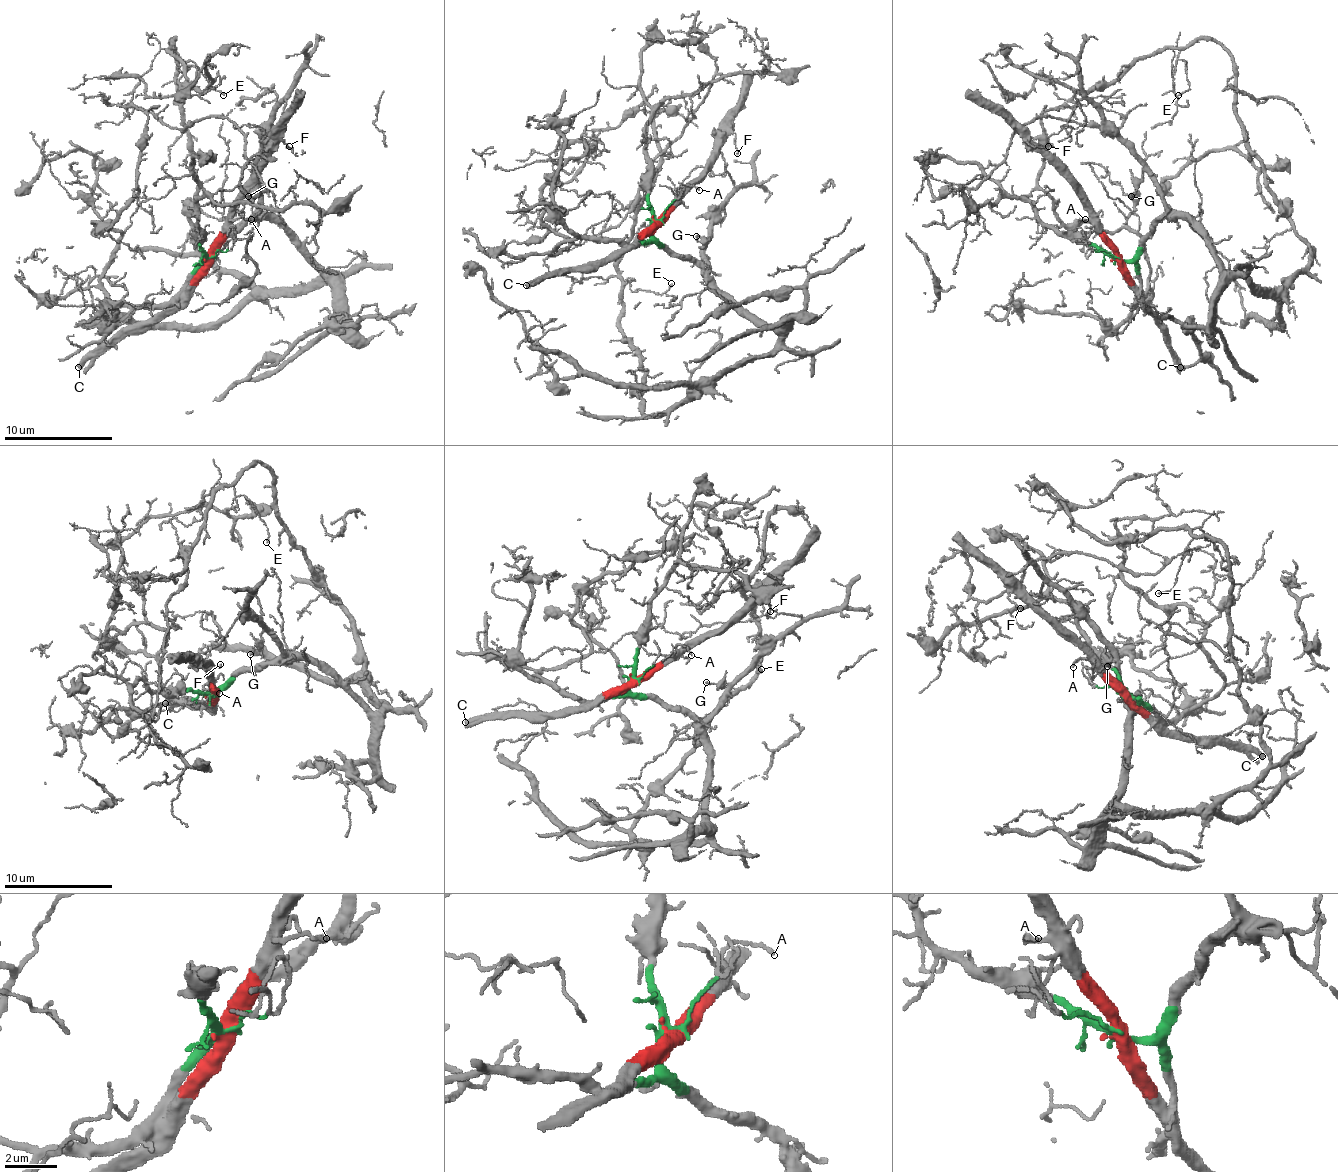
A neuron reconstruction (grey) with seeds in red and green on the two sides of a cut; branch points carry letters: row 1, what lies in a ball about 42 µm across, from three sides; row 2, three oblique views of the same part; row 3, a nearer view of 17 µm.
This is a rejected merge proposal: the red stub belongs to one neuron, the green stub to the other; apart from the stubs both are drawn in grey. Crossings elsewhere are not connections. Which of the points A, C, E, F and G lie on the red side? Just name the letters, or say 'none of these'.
A, C, F

